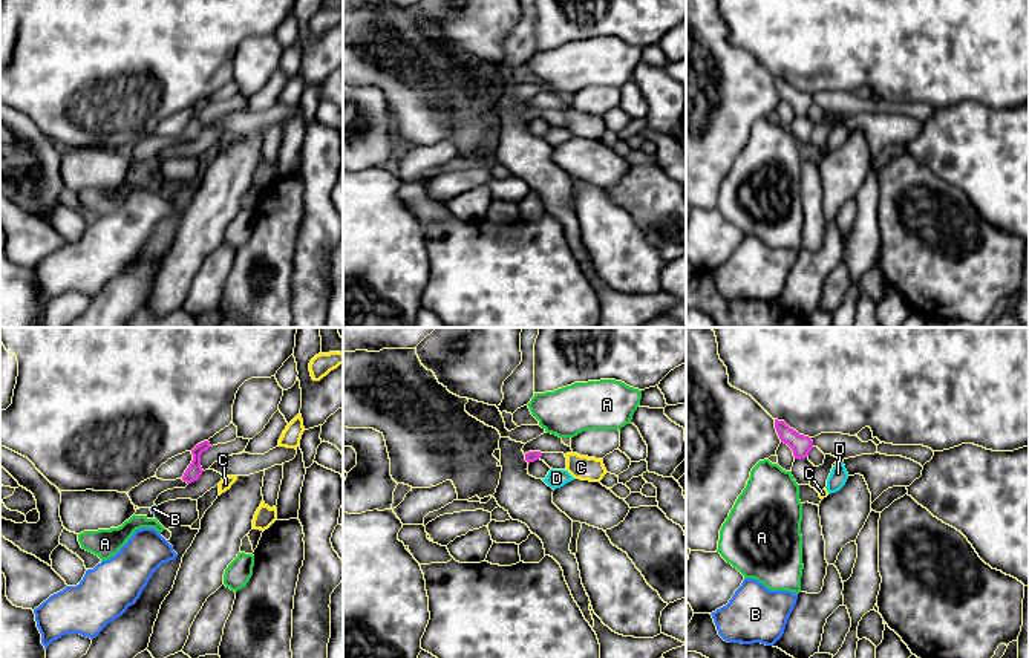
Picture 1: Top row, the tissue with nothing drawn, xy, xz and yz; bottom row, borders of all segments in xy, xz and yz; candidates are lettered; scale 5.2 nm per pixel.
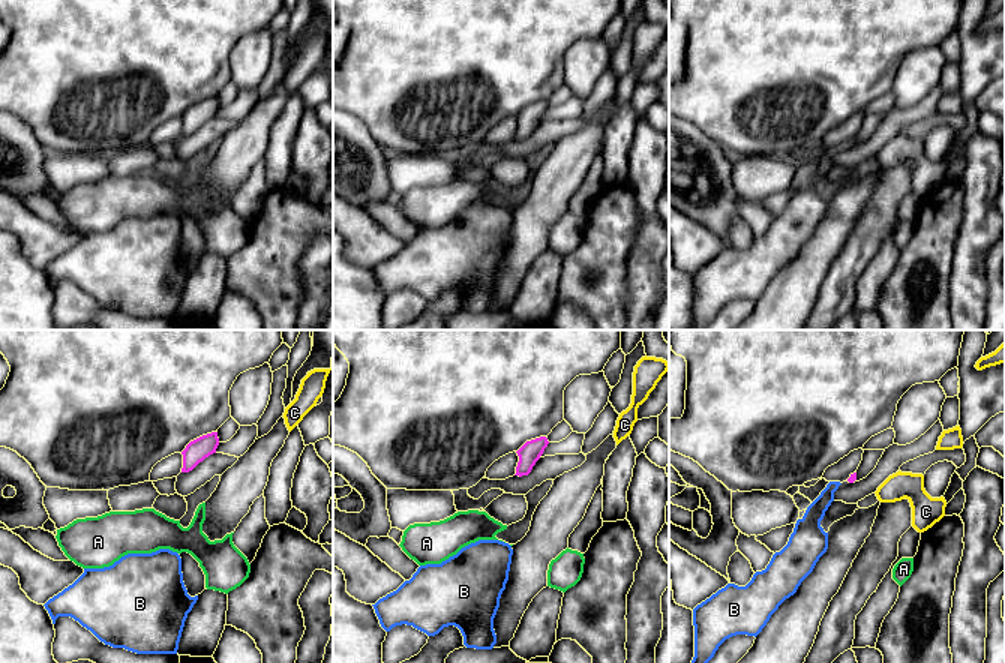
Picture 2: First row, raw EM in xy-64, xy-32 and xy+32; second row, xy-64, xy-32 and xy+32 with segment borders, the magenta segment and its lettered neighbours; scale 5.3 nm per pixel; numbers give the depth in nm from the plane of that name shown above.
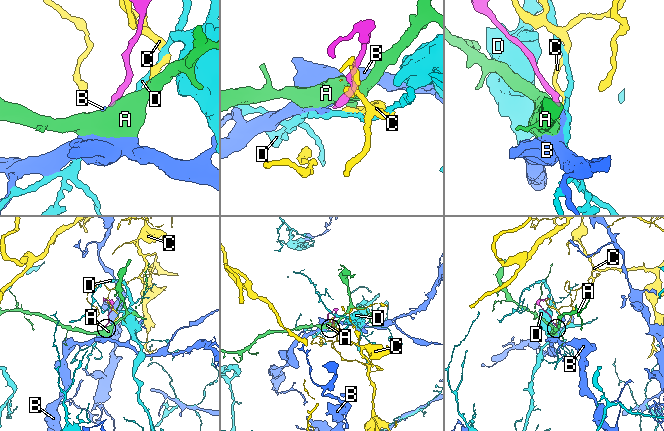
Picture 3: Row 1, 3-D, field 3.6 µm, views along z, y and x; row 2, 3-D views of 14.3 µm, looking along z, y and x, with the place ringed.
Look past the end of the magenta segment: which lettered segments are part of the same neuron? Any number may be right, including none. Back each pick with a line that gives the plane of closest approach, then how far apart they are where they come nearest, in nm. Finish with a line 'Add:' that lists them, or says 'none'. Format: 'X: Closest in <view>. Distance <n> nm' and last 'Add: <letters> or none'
B: Closest in xy. Distance 200 nm
Add: B

